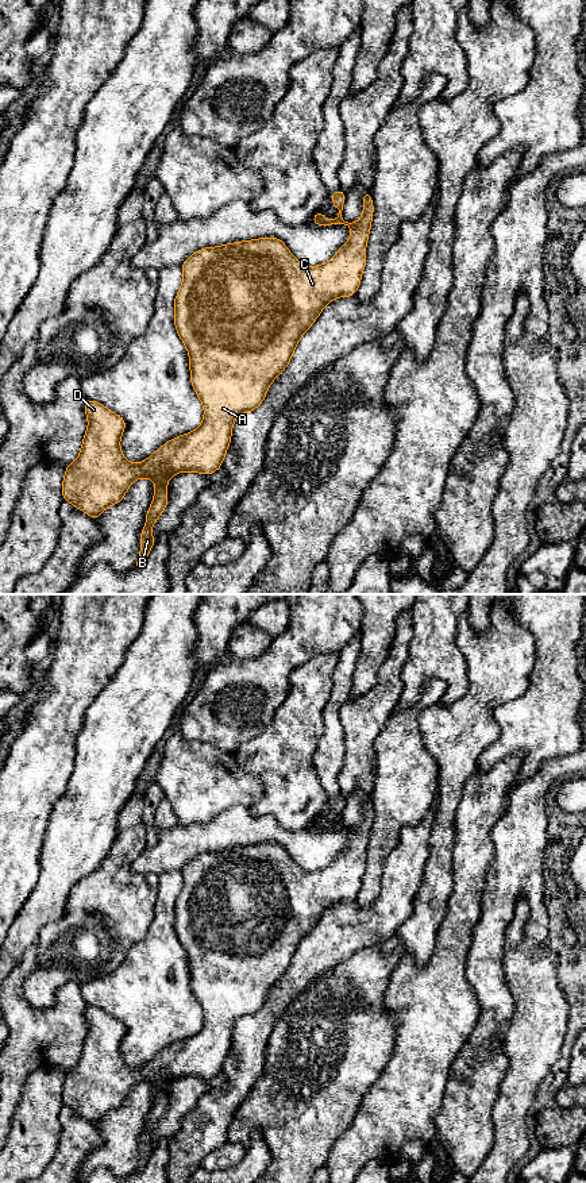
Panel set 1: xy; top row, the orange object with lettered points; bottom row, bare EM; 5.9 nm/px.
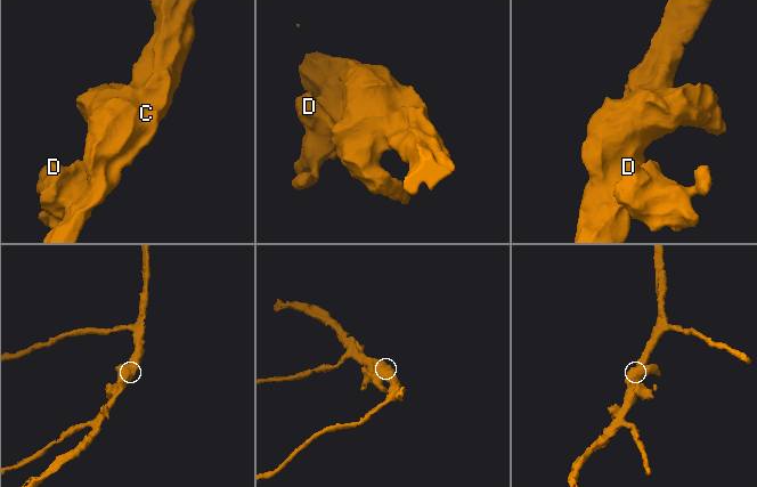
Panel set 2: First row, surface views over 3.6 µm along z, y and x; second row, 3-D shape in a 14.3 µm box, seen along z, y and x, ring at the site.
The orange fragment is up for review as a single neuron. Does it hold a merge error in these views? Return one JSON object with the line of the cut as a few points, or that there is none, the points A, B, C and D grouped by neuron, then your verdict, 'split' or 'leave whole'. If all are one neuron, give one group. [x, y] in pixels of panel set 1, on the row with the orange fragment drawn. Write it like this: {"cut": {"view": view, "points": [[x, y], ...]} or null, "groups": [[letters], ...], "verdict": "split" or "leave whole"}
{"cut": null, "groups": [["A", "B", "C", "D"]], "verdict": "leave whole"}

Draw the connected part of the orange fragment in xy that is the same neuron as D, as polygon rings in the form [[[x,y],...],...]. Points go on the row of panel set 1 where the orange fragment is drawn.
[[[340,189],[329,194],[332,205],[339,209],[338,217],[328,220],[317,211],[312,221],[317,226],[344,224],[351,228],[351,234],[334,258],[323,265],[305,266],[277,238],[205,247],[182,263],[184,280],[174,298],[174,325],[186,346],[190,382],[204,406],[204,419],[198,428],[166,442],[146,461],[131,463],[120,450],[126,420],[97,401],[86,401],[88,429],[78,458],[66,466],[63,501],[96,520],[108,506],[124,498],[134,481],[153,479],[154,498],[140,532],[136,566],[146,560],[155,543],[151,528],[167,505],[167,481],[177,473],[209,475],[219,470],[231,443],[236,417],[262,404],[269,386],[289,365],[301,336],[311,330],[323,308],[334,298],[356,293],[366,266],[373,199],[365,192],[362,217],[348,223],[342,217],[344,192]]]

